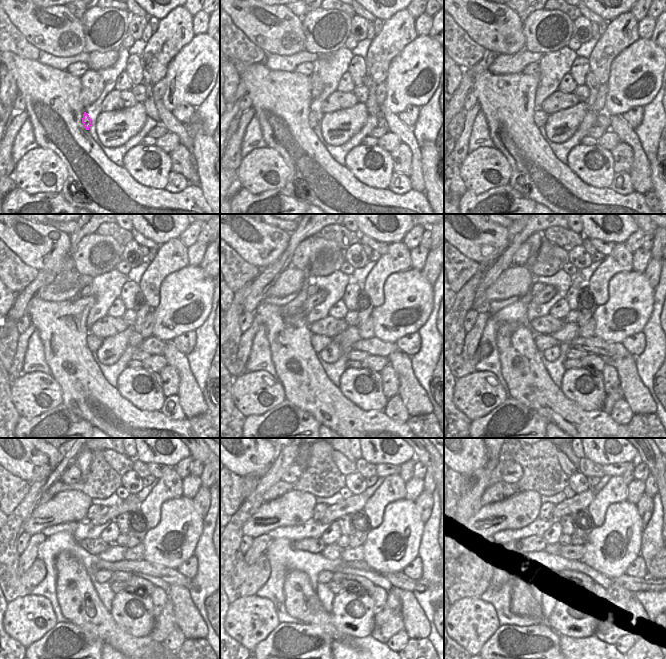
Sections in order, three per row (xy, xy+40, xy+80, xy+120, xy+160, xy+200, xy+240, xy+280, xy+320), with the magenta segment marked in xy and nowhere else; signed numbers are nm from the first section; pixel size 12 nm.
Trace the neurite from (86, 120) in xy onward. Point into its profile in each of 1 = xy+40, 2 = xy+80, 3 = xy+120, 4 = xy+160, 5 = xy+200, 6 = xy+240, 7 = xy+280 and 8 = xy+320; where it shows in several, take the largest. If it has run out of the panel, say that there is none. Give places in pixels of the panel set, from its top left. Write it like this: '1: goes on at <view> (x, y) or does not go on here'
1: goes on at xy+40 (314, 118)
2: goes on at xy+80 (540, 117)
3: goes on at xy+120 (93, 342)
4: goes on at xy+160 (319, 342)
5: goes on at xy+200 (542, 341)
6: goes on at xy+240 (171, 576)
7: goes on at xy+280 (398, 579)
8: goes on at xy+320 (634, 584)

